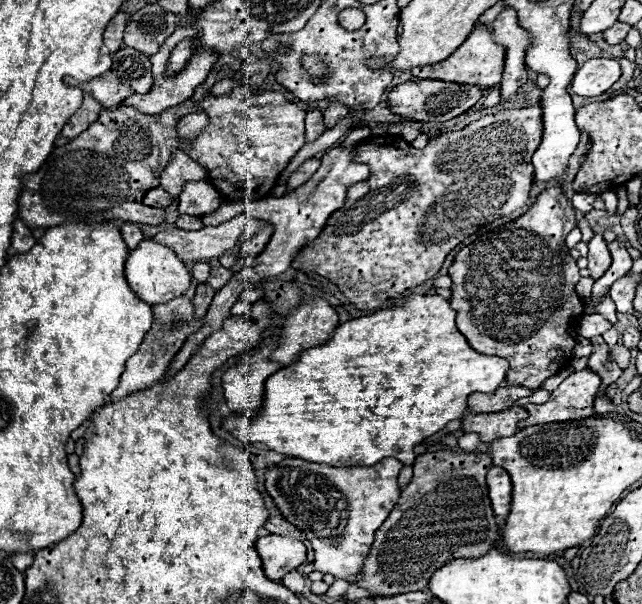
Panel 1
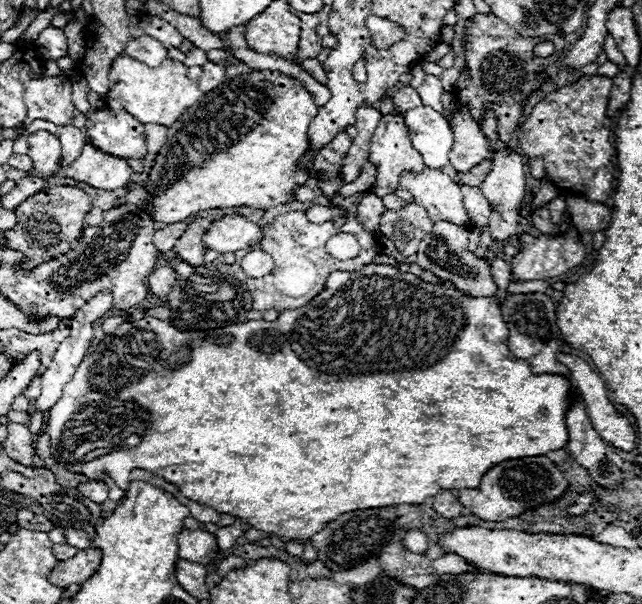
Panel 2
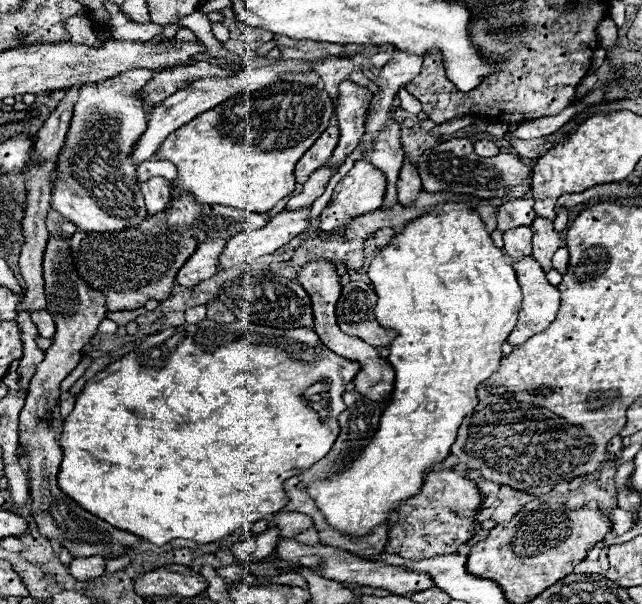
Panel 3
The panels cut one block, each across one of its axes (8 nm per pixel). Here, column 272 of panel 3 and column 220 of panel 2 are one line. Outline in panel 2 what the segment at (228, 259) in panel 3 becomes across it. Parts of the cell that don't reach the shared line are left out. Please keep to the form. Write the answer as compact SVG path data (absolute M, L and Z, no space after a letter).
M226 214L218 220L214 220L204 234L204 244L208 250L218 252L236 252L246 250L262 240L262 226L256 222L250 222L246 216L240 214Z

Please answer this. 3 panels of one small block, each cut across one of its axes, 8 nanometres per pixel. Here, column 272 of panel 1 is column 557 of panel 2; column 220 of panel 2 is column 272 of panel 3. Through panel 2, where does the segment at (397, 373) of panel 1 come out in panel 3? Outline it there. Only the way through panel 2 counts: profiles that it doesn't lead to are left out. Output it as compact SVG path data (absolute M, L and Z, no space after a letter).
M202 320L200 324L182 324L170 326L158 334L142 340L136 350L126 354L122 360L106 366L106 370L98 372L90 378L80 392L72 414L64 420L64 430L60 436L60 446L64 450L62 470L58 474L58 486L68 494L78 506L88 510L90 514L102 518L104 522L132 532L156 546L164 546L176 538L192 540L196 544L218 542L230 536L236 530L242 530L264 516L270 516L282 510L288 504L288 496L284 492L284 482L292 476L298 476L314 462L324 458L332 448L338 436L338 416L346 410L342 402L344 386L356 378L360 372L360 364L356 360L342 358L328 350L318 334L312 328L296 328L296 330L276 330L252 326L248 322L230 322L218 324L212 320Z

